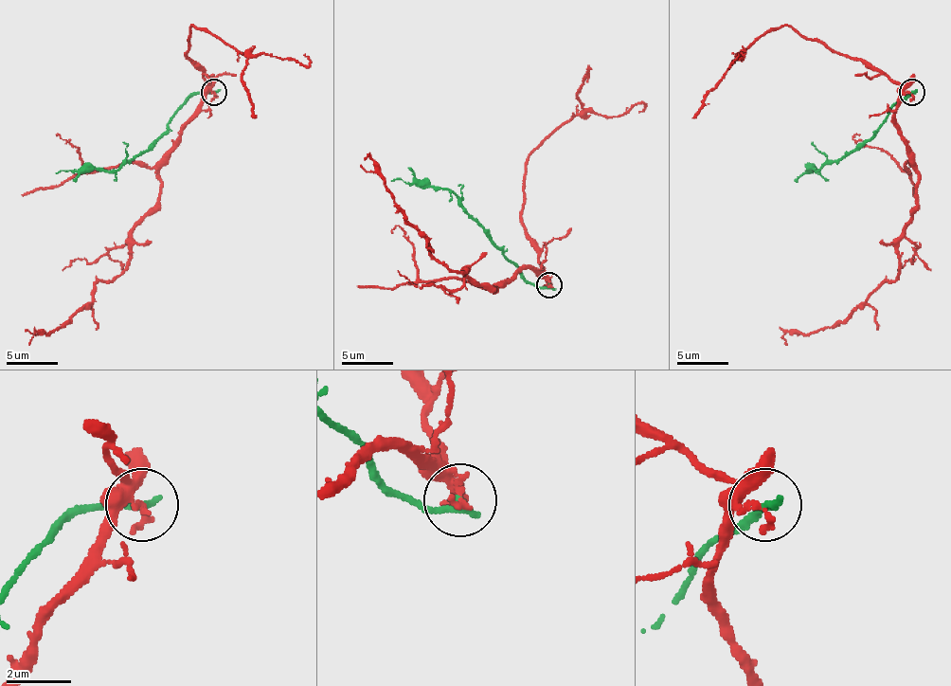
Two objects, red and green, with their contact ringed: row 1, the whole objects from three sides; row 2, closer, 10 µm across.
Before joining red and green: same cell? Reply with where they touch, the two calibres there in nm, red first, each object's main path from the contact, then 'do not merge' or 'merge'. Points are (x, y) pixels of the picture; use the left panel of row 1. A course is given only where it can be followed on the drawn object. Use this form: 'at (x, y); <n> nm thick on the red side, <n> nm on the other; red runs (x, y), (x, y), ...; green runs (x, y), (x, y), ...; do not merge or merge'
at (214, 92); 240 nm thick on the red side, 240 nm on the other; red runs (213, 91), (159, 176), (159, 202), (131, 235), (129, 265), (28, 345); green runs (213, 91), (195, 91), (154, 142), (116, 171), (80, 169), (57, 173); do not merge

